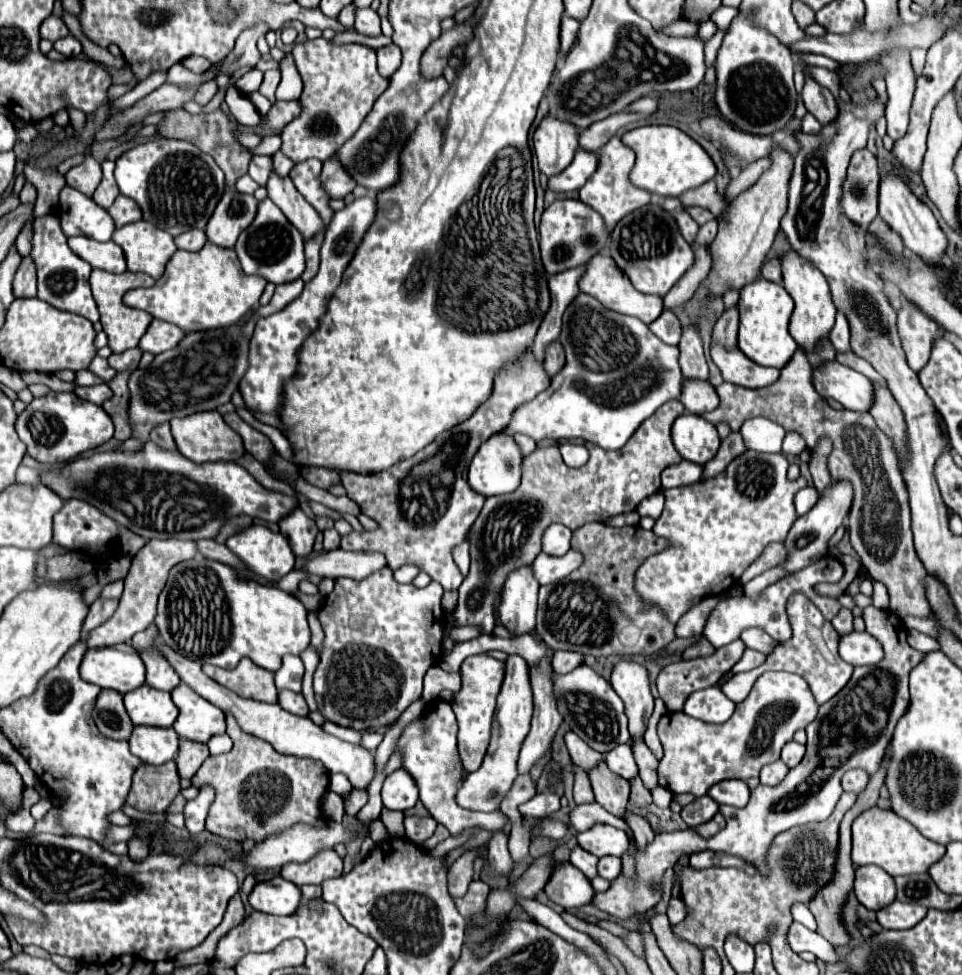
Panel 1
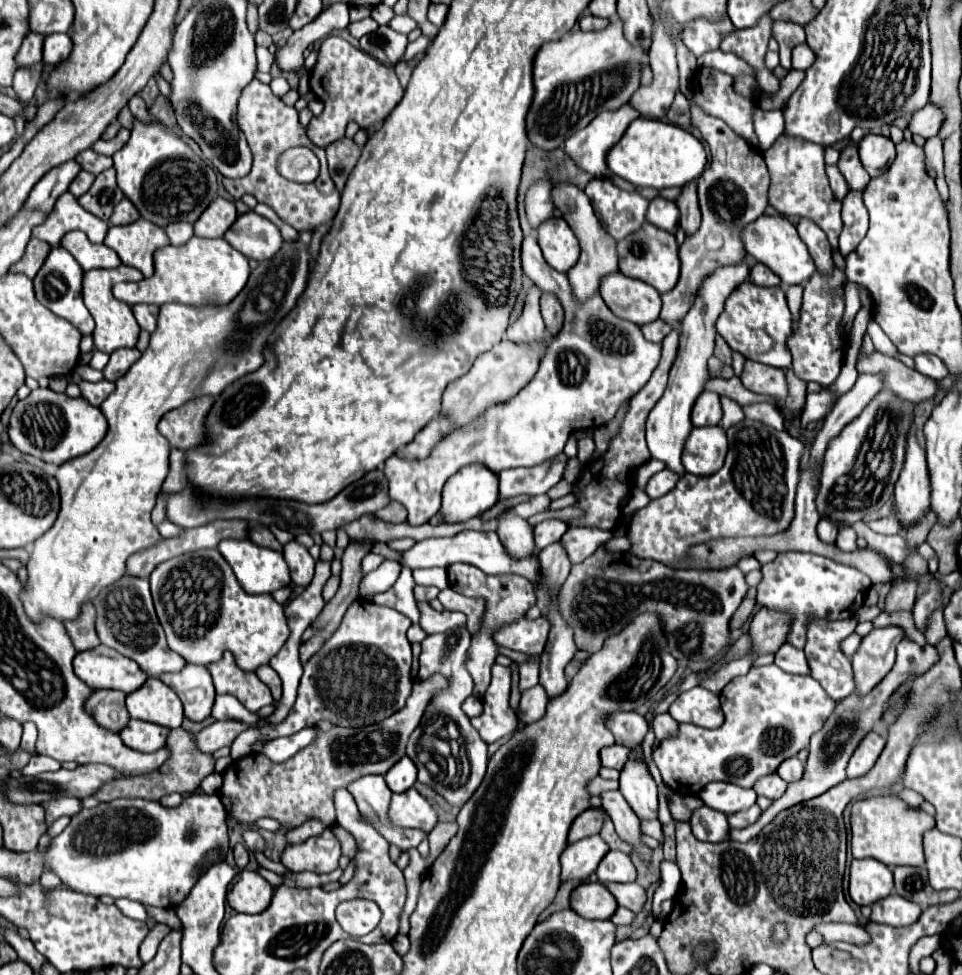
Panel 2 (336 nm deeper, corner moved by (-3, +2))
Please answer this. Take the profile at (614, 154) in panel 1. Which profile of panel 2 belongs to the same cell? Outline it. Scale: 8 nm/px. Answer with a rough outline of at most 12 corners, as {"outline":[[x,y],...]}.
{"outline":[[594,178],[584,188],[616,242],[638,230],[648,200]]}

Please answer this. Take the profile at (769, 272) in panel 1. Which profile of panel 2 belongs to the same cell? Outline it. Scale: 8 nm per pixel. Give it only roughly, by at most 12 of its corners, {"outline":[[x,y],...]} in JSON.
{"outline":[[764,264],[752,268],[758,286],[778,286],[780,278]]}

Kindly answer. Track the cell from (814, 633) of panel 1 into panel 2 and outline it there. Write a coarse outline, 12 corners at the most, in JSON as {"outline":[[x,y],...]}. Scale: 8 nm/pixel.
{"outline":[[810,618],[810,676],[832,700],[854,688],[850,658],[840,642],[856,618]]}

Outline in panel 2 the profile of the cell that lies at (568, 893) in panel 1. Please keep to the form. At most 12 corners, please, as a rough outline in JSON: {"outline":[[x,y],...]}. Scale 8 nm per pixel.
{"outline":[[582,882],[570,896],[576,914],[608,920],[616,900],[604,884]]}

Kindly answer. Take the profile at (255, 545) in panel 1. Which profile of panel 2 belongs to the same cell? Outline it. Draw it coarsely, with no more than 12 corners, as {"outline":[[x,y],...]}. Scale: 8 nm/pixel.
{"outline":[[248,538],[218,550],[250,594],[290,584],[282,552]]}

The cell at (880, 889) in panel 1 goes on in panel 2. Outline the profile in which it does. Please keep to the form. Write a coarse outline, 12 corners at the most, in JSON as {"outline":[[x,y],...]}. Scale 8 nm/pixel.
{"outline":[[874,860],[850,866],[850,898],[858,906],[886,898],[892,870]]}

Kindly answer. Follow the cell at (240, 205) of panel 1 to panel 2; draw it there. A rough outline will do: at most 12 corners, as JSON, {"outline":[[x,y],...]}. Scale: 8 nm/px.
{"outline":[[216,198],[194,224],[200,238],[222,238],[236,206]]}

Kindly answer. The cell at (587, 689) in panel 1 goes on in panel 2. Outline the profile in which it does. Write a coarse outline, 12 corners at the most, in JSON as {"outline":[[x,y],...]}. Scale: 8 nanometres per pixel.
{"outline":[[638,712],[606,714],[620,746],[640,746],[648,722]]}

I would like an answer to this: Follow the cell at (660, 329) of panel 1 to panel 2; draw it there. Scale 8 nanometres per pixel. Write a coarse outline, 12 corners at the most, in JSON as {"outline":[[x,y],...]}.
{"outline":[[660,318],[644,324],[642,334],[650,342],[662,342],[672,324]]}

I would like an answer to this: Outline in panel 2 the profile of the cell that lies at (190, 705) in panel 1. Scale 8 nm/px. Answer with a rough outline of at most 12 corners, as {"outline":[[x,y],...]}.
{"outline":[[186,664],[162,682],[178,694],[188,720],[212,714],[216,692],[204,666]]}

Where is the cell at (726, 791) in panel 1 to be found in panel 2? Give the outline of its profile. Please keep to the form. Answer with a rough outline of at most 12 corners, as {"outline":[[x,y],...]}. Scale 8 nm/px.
{"outline":[[728,782],[704,786],[700,798],[724,814],[750,808],[756,792]]}

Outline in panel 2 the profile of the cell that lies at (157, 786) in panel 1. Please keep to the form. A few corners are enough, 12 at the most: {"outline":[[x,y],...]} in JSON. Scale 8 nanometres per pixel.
{"outline":[[184,728],[170,730],[170,758],[144,778],[116,778],[94,794],[160,800],[192,794],[214,772]]}

